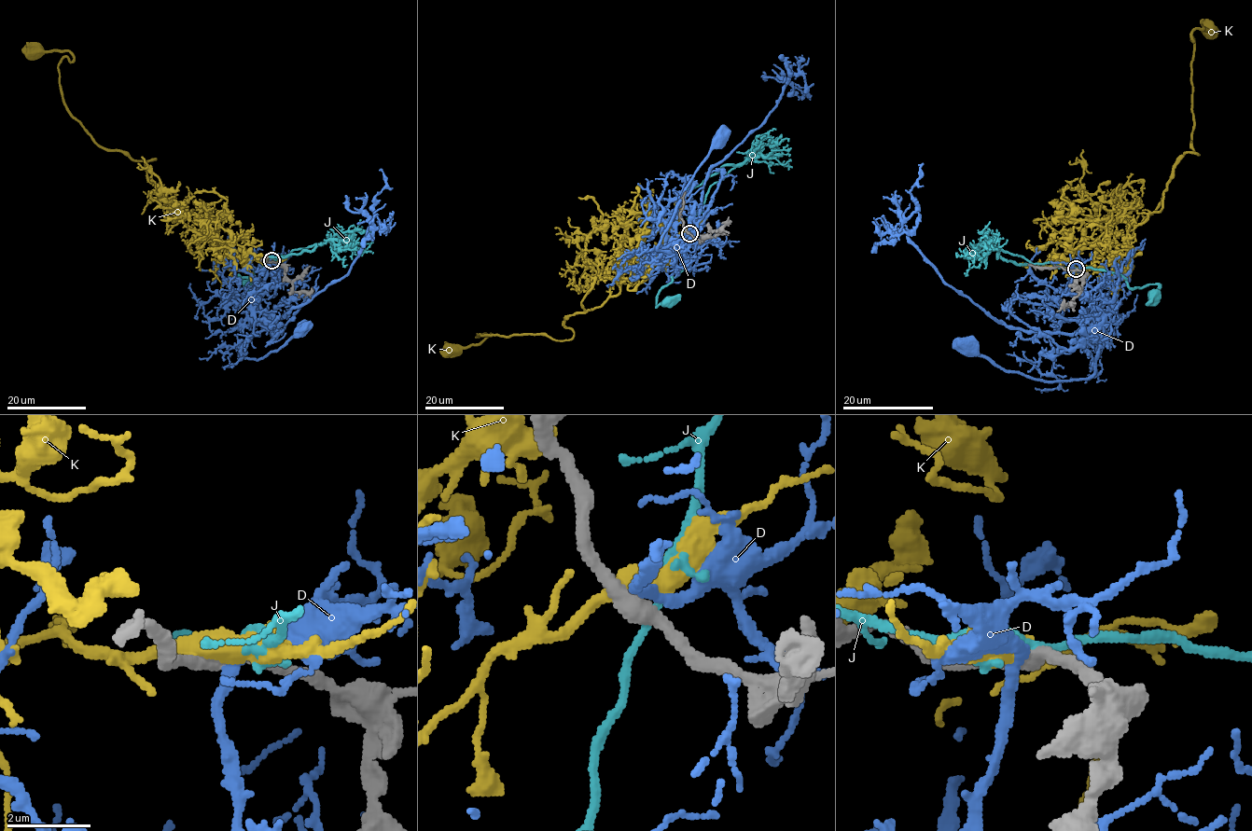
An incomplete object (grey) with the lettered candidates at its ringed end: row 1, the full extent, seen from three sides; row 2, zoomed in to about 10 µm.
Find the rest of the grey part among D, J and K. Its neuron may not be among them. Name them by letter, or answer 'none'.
J

